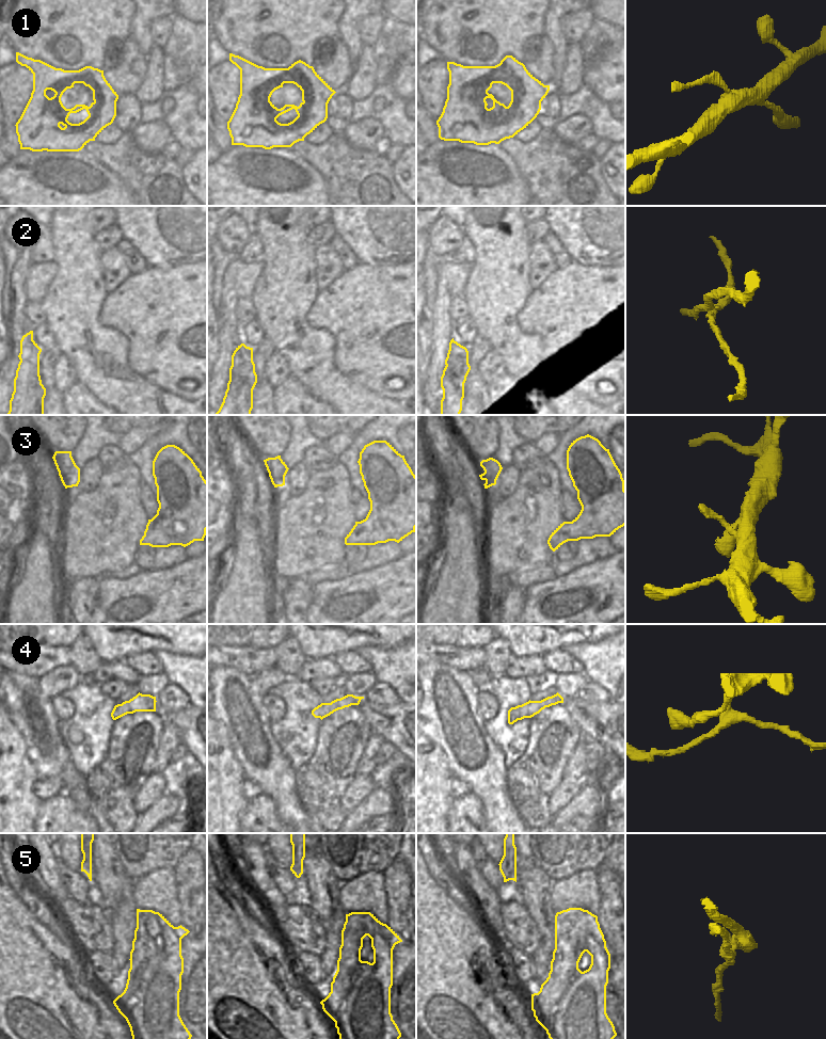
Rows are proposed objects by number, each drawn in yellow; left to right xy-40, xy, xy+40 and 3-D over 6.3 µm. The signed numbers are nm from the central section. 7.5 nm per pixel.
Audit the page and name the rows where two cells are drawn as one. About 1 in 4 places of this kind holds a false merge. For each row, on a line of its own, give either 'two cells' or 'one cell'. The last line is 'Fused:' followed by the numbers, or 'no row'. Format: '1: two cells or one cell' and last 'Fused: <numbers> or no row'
1: one cell
2: two cells
3: one cell
4: two cells
5: two cells
Fused: 2, 4, 5

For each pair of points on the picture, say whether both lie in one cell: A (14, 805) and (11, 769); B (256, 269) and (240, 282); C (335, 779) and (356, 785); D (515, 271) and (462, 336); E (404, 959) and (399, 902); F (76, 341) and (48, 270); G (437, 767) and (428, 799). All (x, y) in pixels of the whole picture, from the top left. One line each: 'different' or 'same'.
A: same
B: same
C: different
D: different
E: different
F: different
G: same

